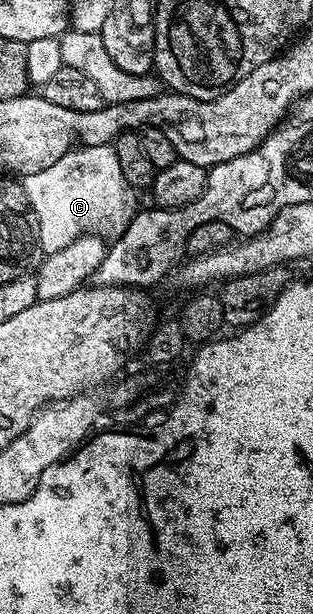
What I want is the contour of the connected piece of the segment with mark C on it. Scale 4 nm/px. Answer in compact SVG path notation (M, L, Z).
M105 144L68 150L53 166L22 177L21 183L35 212L39 247L47 254L64 250L80 236L97 235L112 242L129 226L137 211L131 197L133 189L121 174L115 149Z

